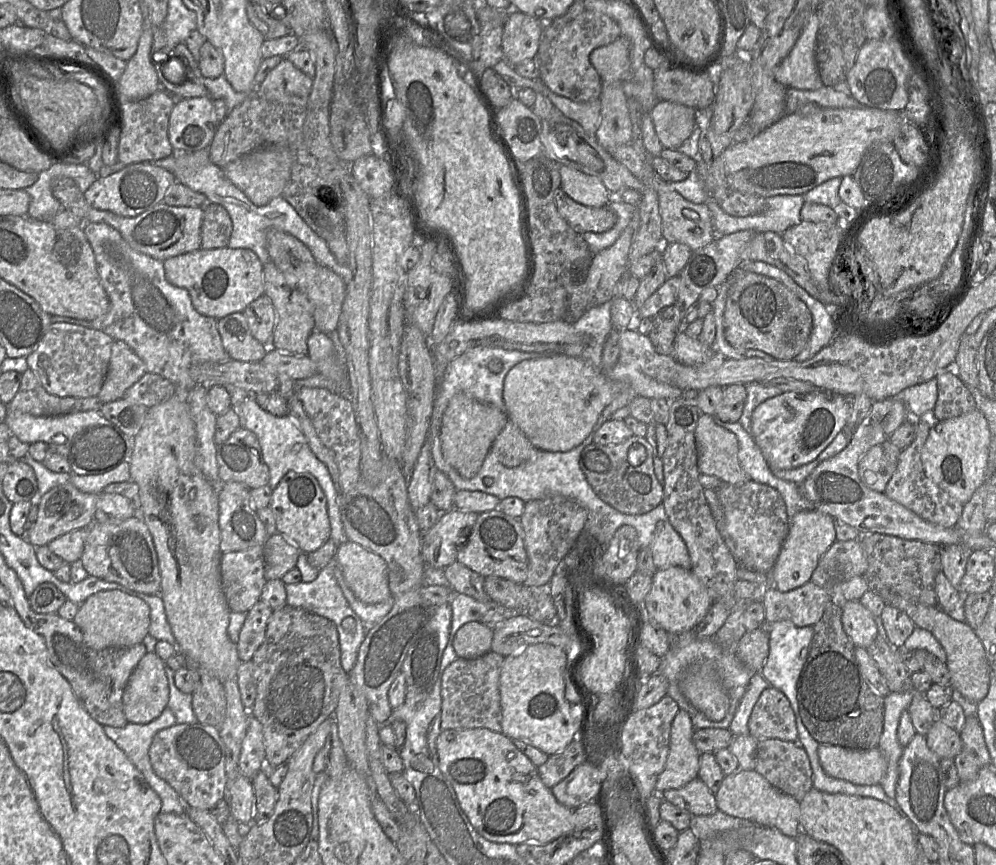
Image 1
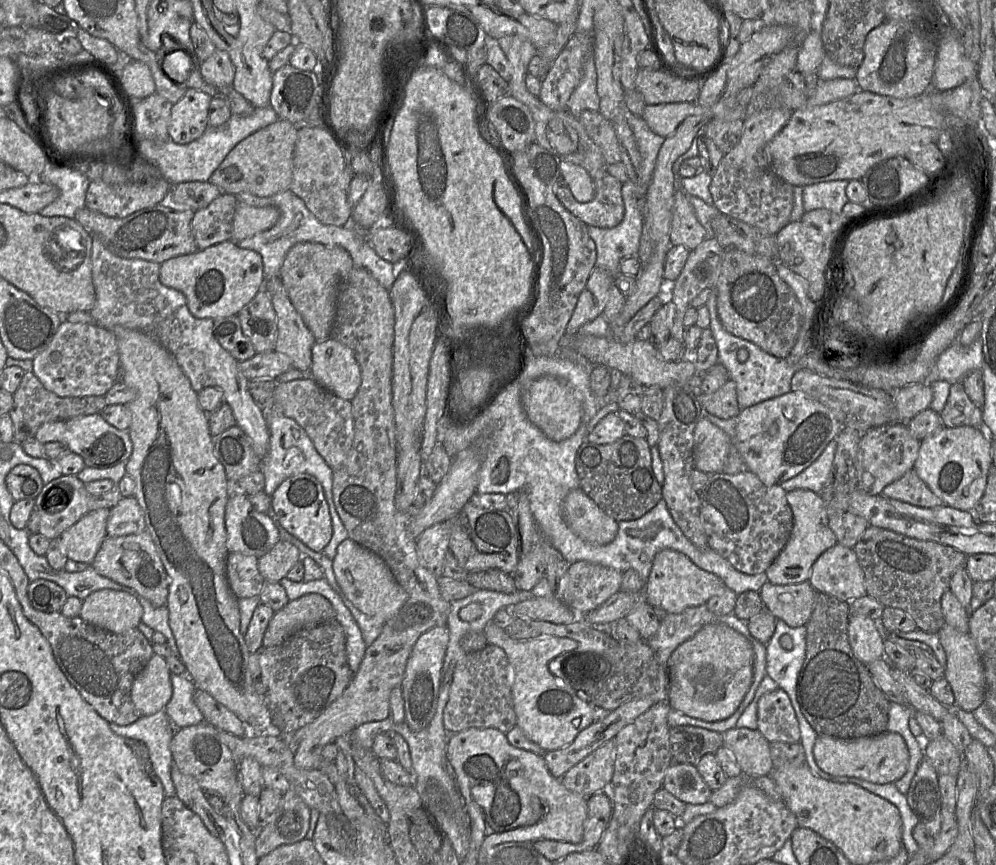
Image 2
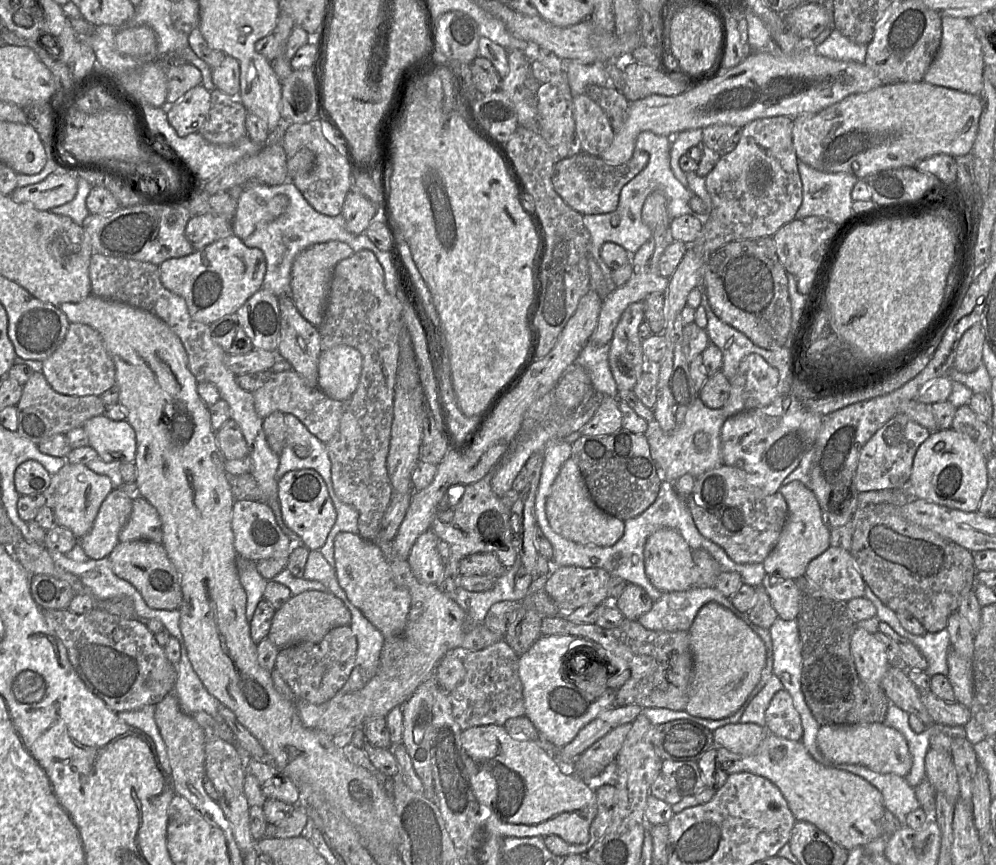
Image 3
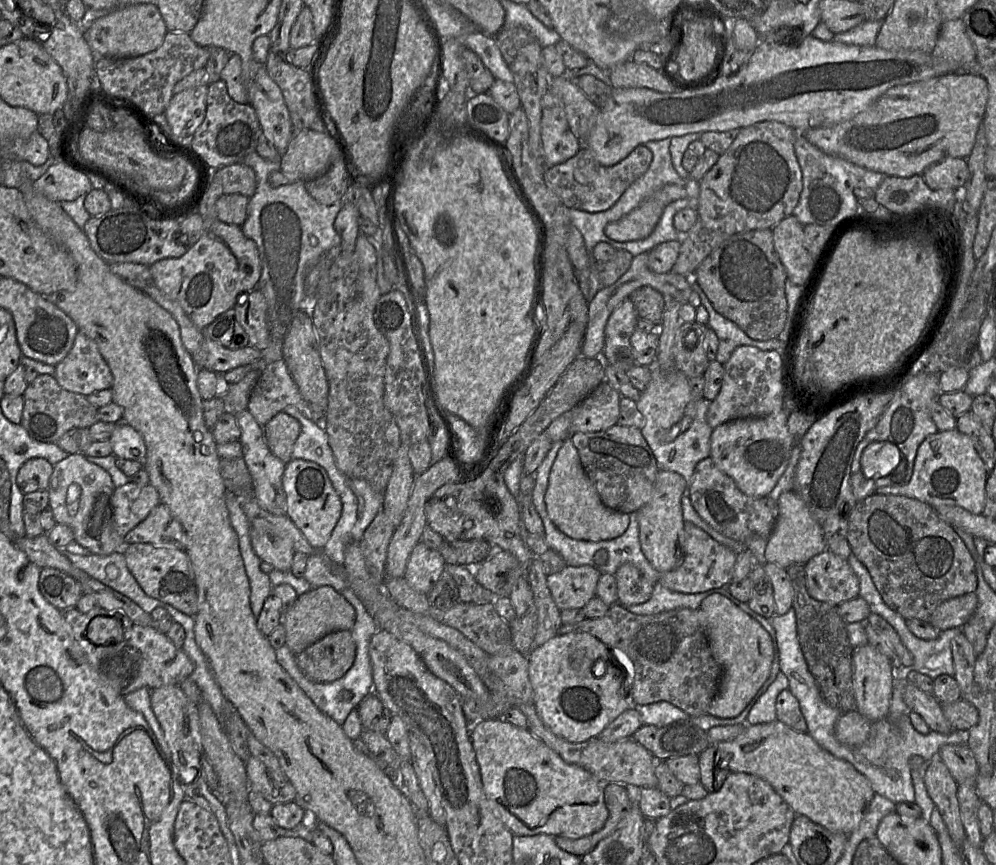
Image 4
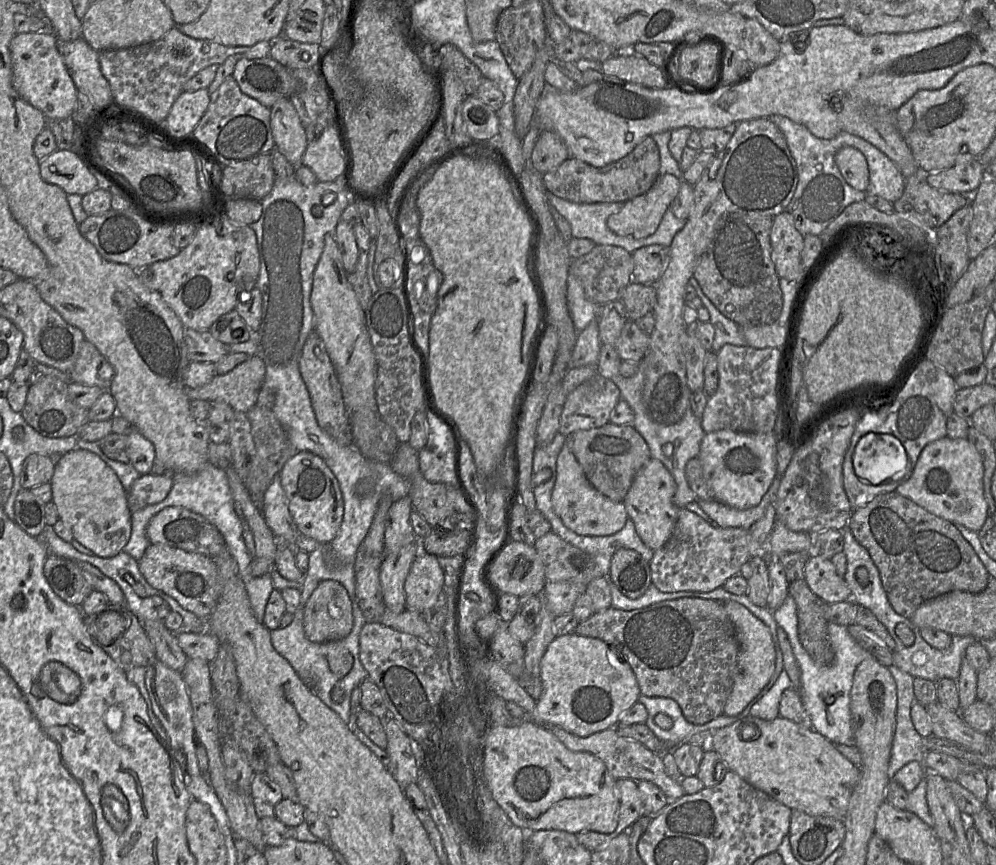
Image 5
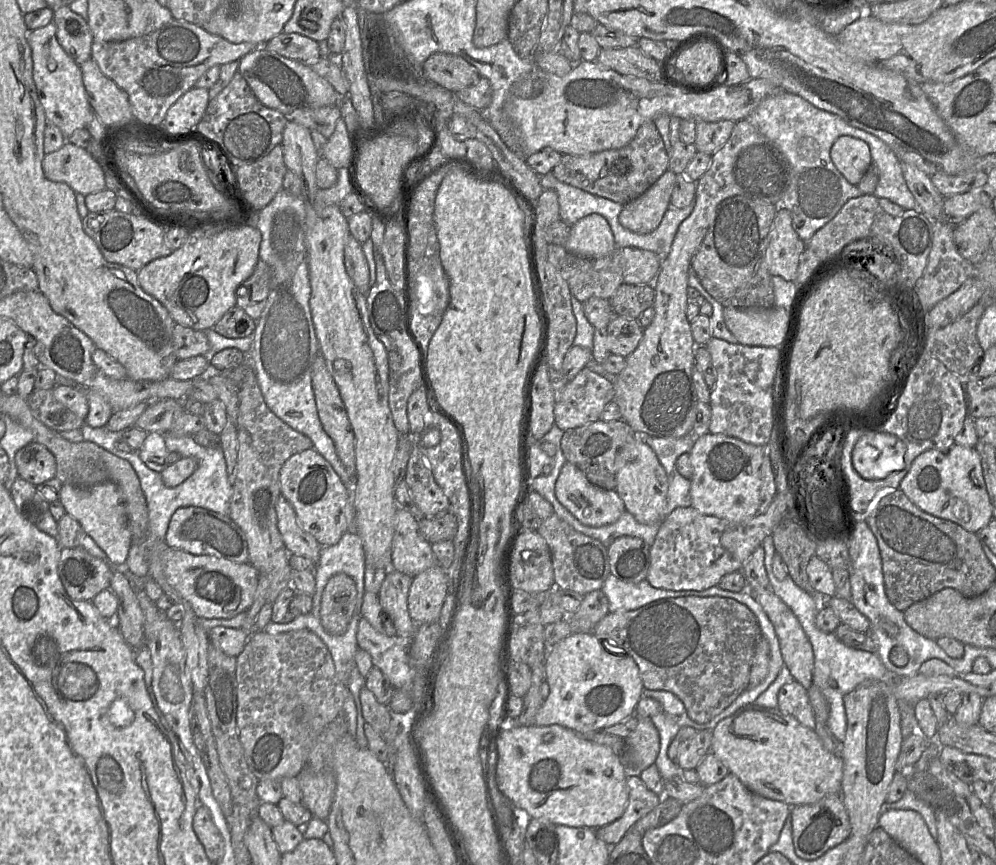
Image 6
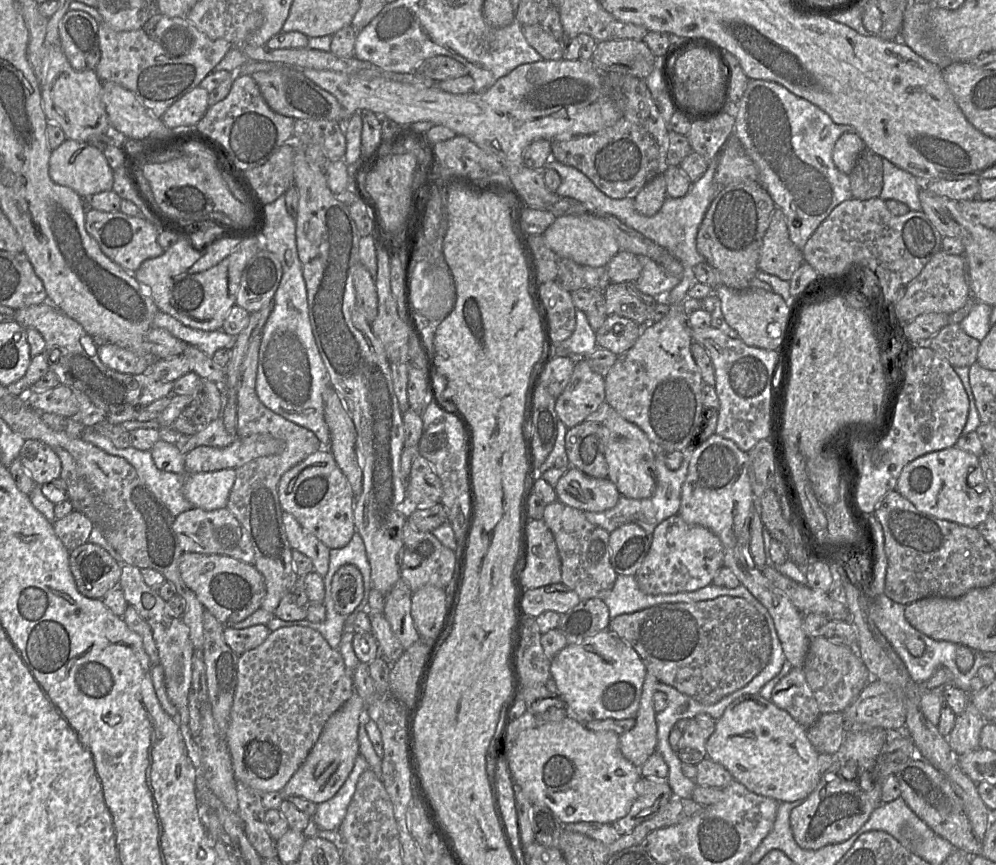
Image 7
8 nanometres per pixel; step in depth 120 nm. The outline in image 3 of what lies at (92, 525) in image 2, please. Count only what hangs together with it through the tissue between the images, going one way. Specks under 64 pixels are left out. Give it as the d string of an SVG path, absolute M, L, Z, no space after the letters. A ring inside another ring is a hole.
M113 489L97 513L91 530L78 544L89 559L107 557L118 544L121 529L127 523L133 507L133 499Z

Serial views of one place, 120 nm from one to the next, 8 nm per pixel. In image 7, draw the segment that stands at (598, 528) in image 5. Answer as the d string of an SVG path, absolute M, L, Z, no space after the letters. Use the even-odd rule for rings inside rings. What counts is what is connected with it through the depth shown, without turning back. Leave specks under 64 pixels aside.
M570 468L555 487L557 500L584 512L603 512L613 508L620 493L608 479L593 478L577 468Z

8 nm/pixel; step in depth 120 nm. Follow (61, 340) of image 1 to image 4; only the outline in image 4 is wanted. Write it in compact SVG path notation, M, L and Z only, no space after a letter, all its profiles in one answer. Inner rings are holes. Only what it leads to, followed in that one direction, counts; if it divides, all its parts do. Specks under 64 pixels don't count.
M81 330L78 331L69 353L55 365L53 376L63 389L85 396L103 389L112 389L113 386L112 371L103 358L98 345Z

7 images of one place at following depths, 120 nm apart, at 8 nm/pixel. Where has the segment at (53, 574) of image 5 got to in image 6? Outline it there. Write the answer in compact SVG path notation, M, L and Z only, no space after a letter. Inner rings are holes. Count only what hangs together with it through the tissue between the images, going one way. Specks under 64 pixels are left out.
M81 546L61 549L58 574L65 591L72 599L92 601L102 590L109 589L114 571L111 563L92 556Z

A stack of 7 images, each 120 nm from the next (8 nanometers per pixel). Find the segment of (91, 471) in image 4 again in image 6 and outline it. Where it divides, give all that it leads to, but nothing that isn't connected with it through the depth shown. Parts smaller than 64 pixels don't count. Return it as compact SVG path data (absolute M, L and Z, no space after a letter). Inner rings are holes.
M106 481L89 488L63 484L58 500L66 513L76 519L83 531L106 553L113 567L124 568L132 545L132 533L126 519L122 493L117 484Z

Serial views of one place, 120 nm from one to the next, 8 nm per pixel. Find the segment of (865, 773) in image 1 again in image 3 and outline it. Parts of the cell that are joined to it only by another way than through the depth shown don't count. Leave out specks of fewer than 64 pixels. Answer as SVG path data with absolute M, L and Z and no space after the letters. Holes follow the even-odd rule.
M885 723L821 726L816 743L821 754L833 763L862 765L881 774L893 773L905 777L913 764L904 736Z

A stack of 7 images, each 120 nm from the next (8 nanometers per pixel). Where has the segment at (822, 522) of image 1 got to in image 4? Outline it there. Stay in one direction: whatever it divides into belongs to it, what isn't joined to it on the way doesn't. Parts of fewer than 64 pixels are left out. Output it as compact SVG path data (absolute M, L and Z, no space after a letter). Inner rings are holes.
M793 490L783 492L778 499L778 517L774 529L767 541L765 558L769 563L775 563L783 568L793 564L805 565L813 556L827 549L827 541L824 536L822 524L811 514L803 499Z

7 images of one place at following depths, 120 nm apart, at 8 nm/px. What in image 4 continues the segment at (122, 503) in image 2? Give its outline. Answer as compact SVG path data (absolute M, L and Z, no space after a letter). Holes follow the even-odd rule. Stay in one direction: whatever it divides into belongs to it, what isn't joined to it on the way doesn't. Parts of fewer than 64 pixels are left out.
M165 504L155 506L148 516L124 537L126 544L149 543L185 551L187 534Z

